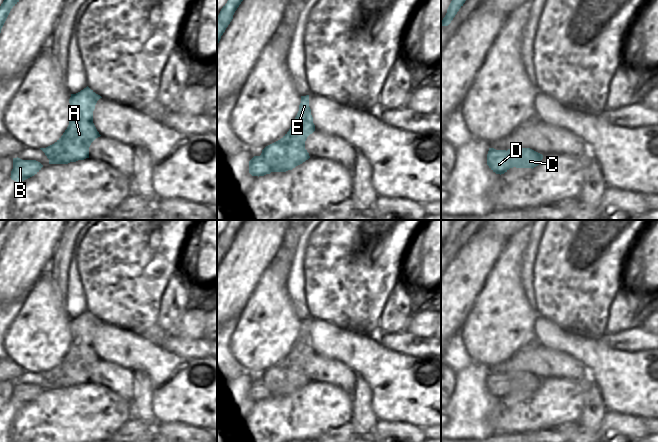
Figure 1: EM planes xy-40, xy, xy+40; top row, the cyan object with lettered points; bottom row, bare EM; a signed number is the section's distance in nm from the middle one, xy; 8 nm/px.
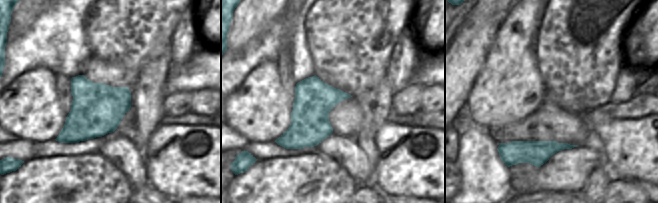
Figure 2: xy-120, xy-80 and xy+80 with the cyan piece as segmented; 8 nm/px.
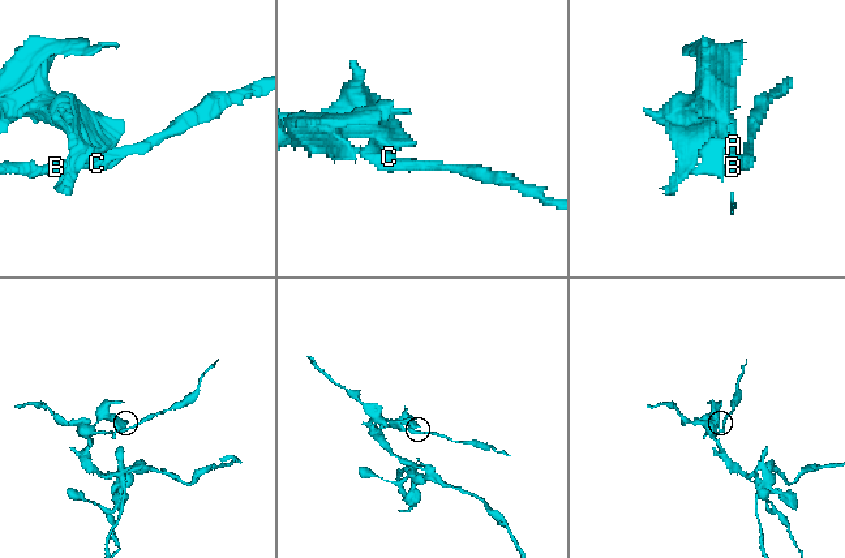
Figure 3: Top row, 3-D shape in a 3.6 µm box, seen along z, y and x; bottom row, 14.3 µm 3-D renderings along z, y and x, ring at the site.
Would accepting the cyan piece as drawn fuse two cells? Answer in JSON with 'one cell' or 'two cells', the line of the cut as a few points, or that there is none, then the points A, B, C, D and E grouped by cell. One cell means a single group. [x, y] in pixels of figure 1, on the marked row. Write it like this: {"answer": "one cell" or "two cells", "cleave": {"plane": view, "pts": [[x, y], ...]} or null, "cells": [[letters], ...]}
{"answer": "two cells", "cleave": {"plane": "xy", "pts": [[262, 152], [268, 162], [281, 171]]}, "cells": [["A", "E"], ["B", "C", "D"]]}

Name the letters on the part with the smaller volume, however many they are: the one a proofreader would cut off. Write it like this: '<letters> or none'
B, C, D

